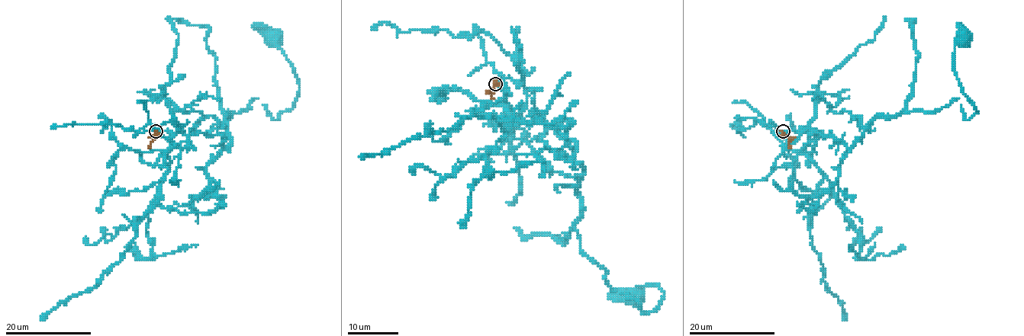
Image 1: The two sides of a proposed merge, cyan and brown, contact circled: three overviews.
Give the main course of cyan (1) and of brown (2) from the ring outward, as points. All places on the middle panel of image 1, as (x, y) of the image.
1: (495, 84), (527, 88), (574, 142), (579, 248), (643, 312), (663, 292), (636, 296)
2: (495, 84), (491, 92), (485, 94)

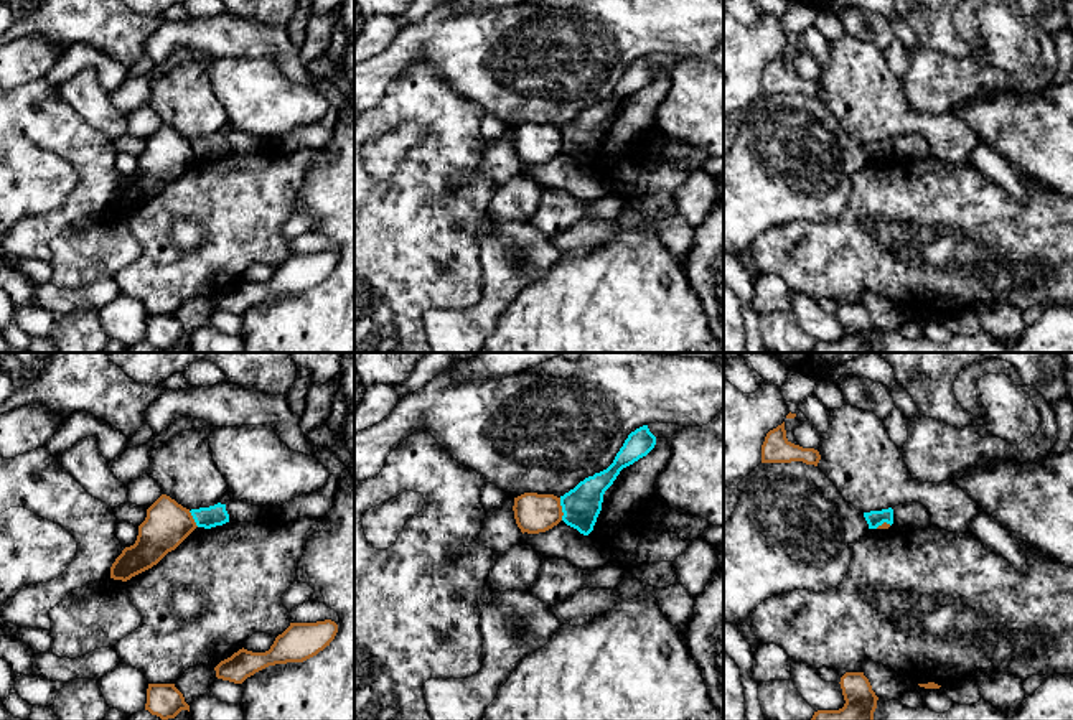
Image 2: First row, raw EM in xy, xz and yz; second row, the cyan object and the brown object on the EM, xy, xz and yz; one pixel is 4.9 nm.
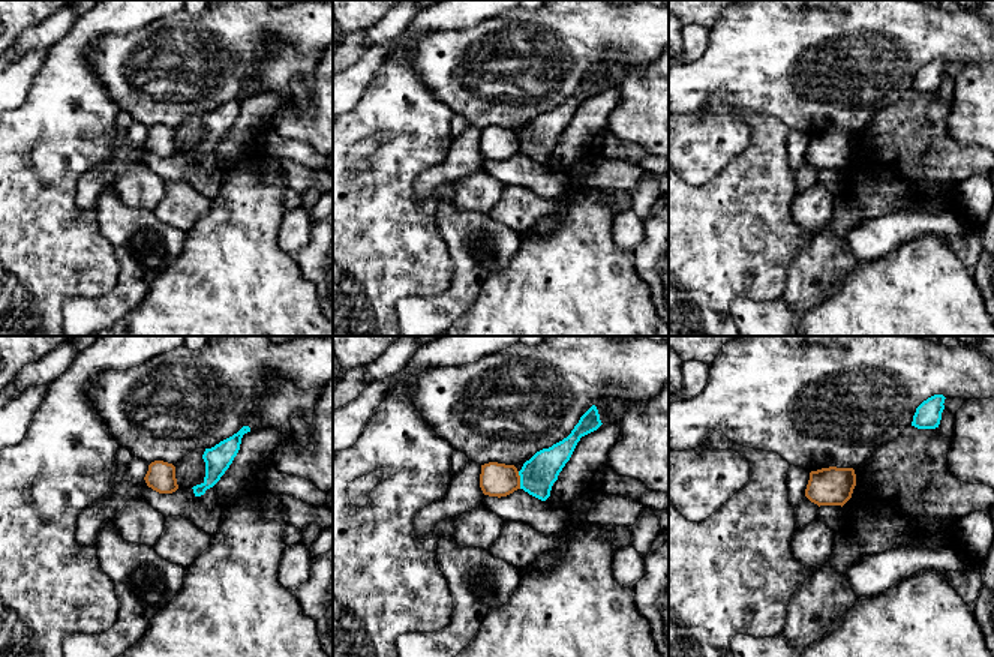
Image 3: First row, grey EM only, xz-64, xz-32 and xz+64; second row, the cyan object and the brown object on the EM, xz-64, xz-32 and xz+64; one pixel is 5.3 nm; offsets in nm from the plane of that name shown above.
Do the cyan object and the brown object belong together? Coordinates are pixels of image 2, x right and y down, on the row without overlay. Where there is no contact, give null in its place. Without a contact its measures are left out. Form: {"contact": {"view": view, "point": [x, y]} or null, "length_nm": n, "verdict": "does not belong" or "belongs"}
{"contact": {"view": "xz", "point": [562, 140]}, "length_nm": 110, "verdict": "does not belong"}

